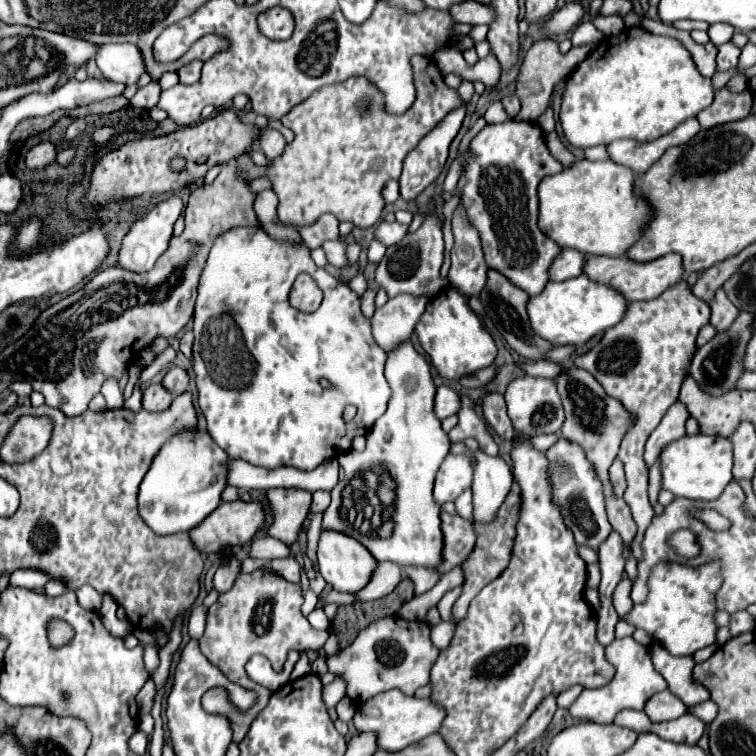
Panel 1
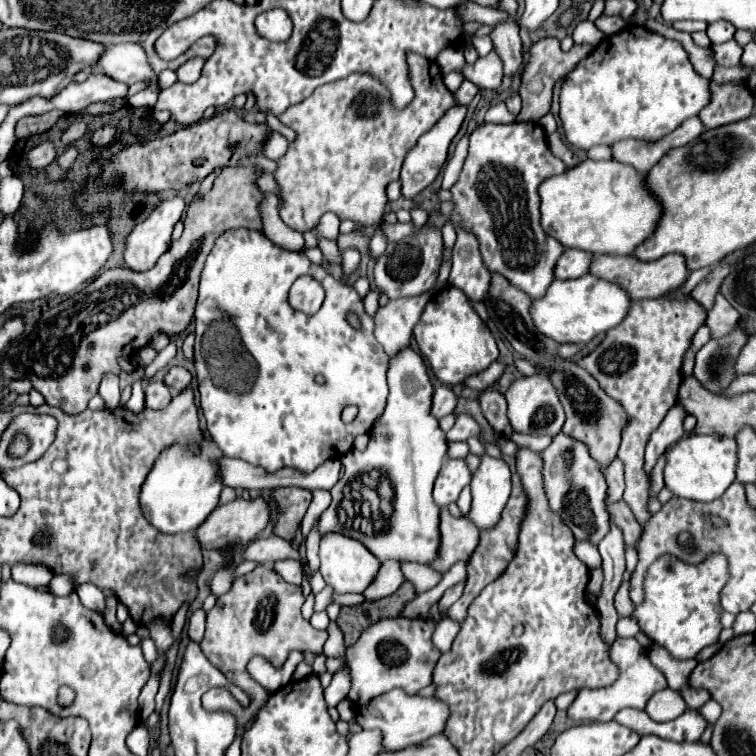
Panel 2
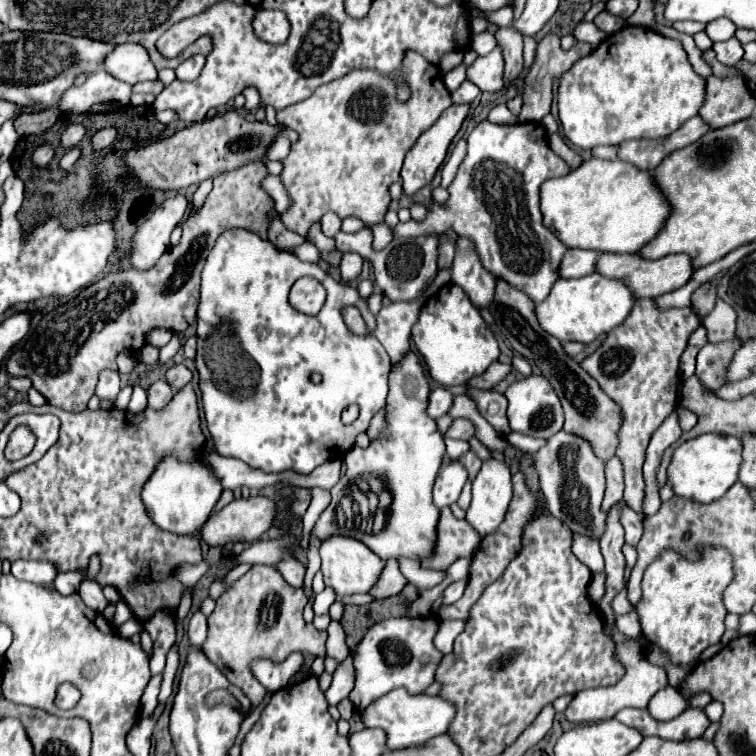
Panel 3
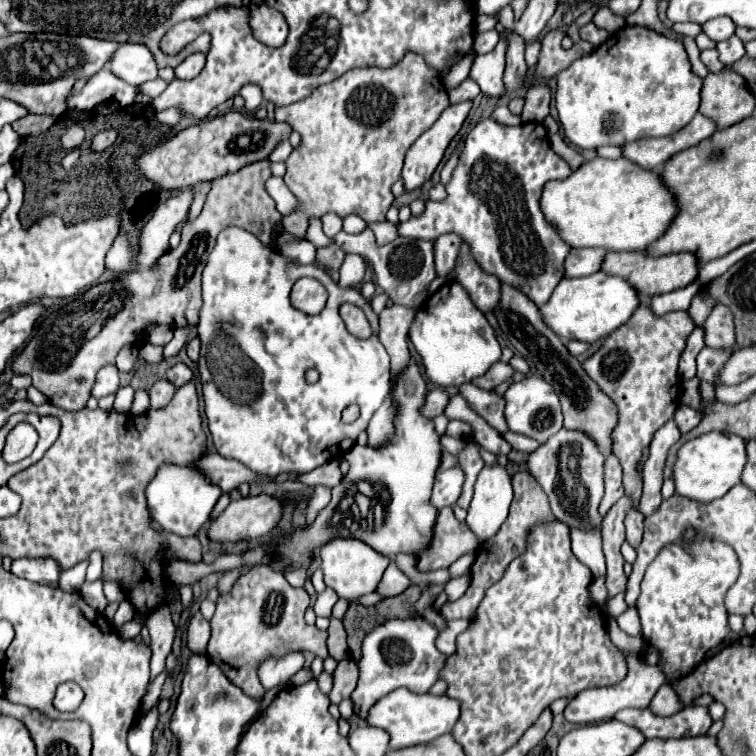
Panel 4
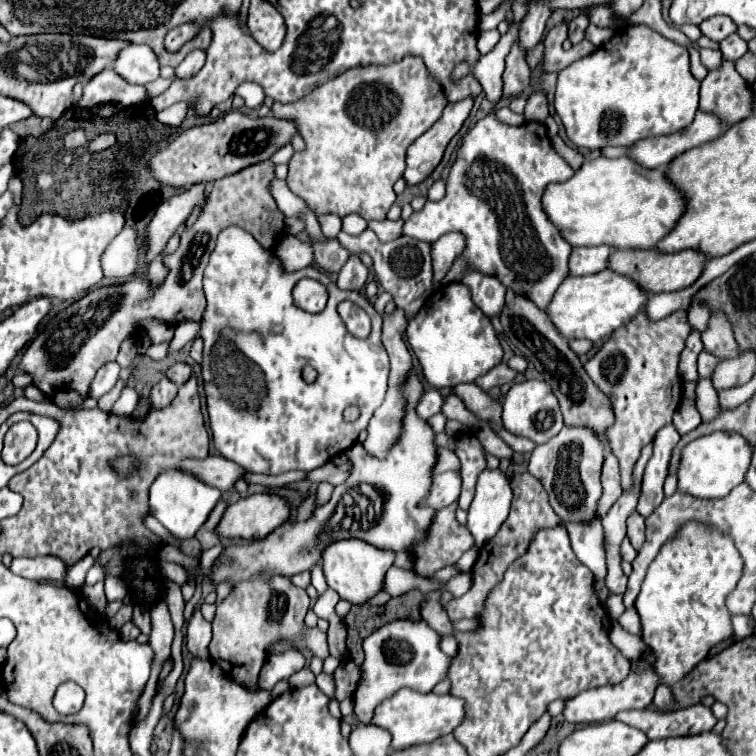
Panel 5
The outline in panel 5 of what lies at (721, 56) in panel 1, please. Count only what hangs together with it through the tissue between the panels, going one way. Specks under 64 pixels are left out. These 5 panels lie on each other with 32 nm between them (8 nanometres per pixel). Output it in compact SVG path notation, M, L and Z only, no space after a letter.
M734 32L732 36L728 36L726 40L720 42L720 52L722 52L722 60L730 60L736 62L738 58L742 58L748 52L746 42Z

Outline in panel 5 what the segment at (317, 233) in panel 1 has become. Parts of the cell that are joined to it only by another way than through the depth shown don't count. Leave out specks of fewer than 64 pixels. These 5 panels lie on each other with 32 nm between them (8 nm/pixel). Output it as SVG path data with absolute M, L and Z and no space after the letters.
M324 214L324 216L318 216L318 220L326 238L336 238L336 234L342 230L342 218L336 214Z

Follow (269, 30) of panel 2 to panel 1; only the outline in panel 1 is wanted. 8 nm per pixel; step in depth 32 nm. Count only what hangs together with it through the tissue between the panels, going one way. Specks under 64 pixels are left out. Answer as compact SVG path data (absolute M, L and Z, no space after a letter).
M276 6L258 16L258 28L270 40L288 40L294 30L294 20L286 8Z

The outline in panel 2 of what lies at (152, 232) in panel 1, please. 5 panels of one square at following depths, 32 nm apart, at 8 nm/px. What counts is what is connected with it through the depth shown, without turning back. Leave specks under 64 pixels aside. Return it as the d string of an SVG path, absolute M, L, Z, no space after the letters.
M180 196L160 202L152 214L134 226L124 240L124 264L130 270L150 270L156 260L170 248L172 228L182 218L186 204Z

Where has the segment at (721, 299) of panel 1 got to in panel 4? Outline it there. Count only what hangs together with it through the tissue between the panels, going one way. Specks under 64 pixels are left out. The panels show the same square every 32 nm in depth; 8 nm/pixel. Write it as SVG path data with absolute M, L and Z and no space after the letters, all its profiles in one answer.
M724 304L714 306L712 314L704 322L704 330L706 330L706 346L710 348L726 348L726 346L732 348L736 344L734 316L728 308L724 308Z

